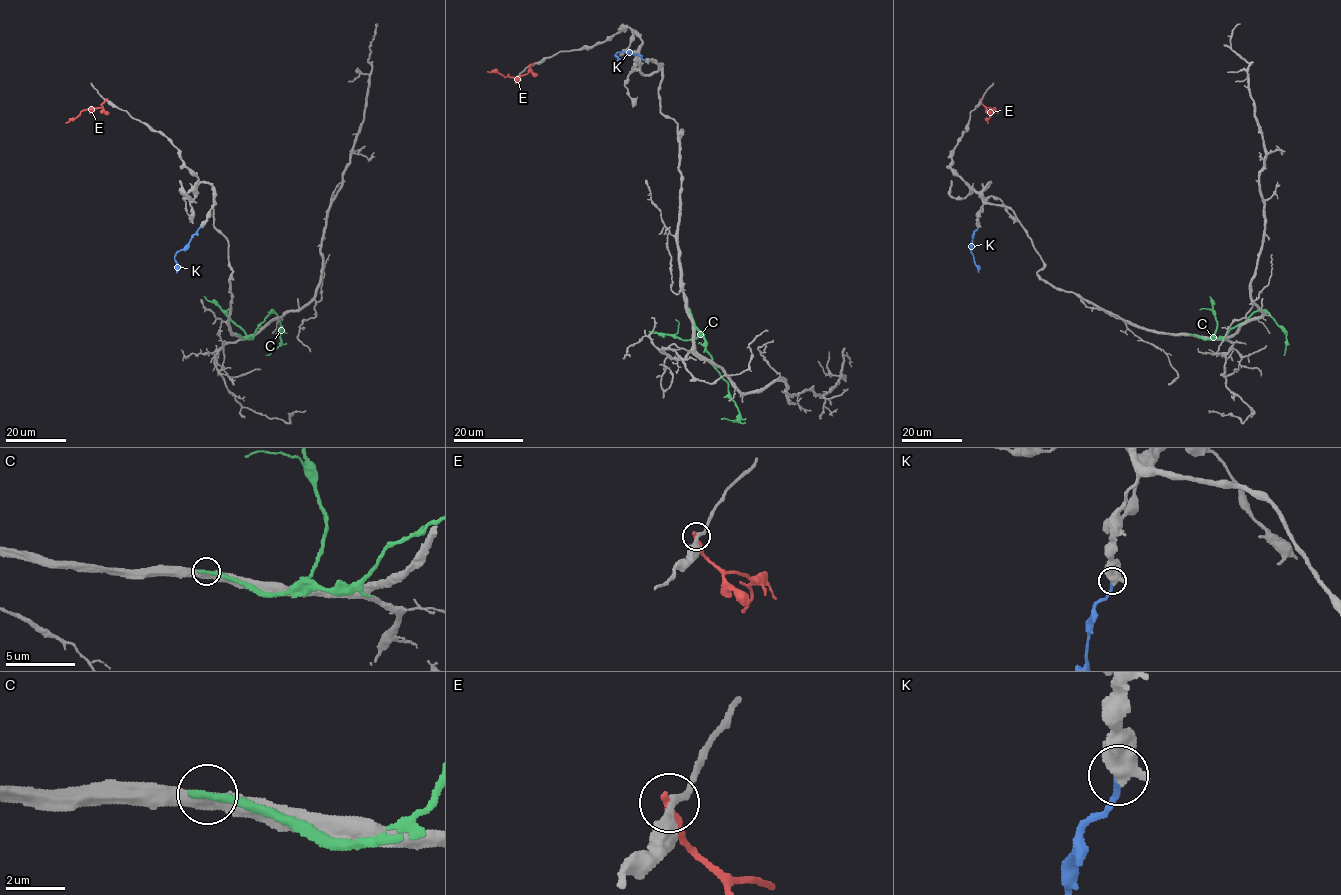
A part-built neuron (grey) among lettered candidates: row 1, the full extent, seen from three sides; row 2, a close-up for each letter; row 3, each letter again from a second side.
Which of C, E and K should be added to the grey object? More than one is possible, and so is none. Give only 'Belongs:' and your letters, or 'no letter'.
Belongs: K

